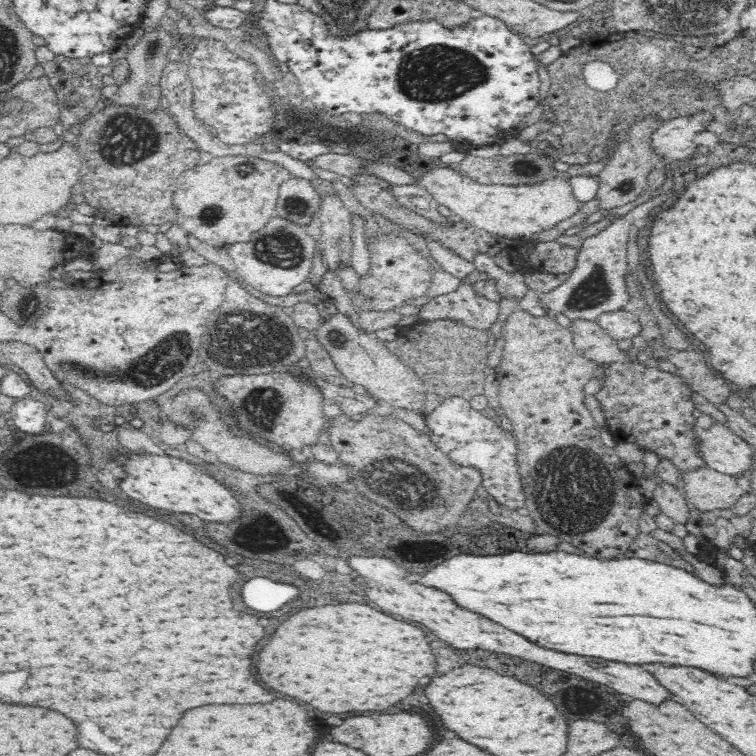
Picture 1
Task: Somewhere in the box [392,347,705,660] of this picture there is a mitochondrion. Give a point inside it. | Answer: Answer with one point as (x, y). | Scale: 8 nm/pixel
(573, 494)

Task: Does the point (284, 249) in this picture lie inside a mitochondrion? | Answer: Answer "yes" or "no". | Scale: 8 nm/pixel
yes

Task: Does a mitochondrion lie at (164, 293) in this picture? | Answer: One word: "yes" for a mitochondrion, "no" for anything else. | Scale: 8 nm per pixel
no

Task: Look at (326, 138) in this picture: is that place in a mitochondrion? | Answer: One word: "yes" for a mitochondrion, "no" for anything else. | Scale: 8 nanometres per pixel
no

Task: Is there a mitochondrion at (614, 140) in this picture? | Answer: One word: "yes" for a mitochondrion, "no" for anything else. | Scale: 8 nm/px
no

